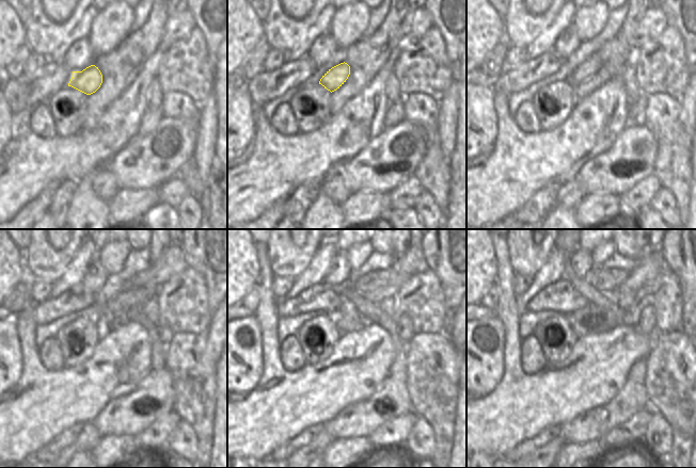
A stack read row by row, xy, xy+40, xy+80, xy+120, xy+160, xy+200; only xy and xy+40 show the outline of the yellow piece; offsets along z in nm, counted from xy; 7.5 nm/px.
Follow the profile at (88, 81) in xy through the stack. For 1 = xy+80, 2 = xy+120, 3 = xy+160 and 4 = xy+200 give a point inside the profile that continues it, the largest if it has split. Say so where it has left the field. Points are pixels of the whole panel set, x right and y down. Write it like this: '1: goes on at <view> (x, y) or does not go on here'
1: goes on at xy+80 (589, 67)
2: goes on at xy+120 (125, 301)
3: goes on at xy+160 (376, 296)
4: goes on at xy+200 (652, 262)

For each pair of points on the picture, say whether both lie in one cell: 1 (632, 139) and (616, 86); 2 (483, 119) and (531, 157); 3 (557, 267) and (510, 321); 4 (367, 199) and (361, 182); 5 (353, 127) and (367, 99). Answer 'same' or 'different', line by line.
1: different
2: different
3: different
4: different
5: same

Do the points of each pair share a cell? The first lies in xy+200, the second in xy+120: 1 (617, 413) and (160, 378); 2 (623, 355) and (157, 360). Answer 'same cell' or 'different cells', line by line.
1: same cell
2: different cells

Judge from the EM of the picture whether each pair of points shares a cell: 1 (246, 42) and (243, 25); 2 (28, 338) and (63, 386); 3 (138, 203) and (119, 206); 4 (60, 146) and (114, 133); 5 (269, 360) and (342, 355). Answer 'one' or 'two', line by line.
1: one
2: one
3: one
4: one
5: one

